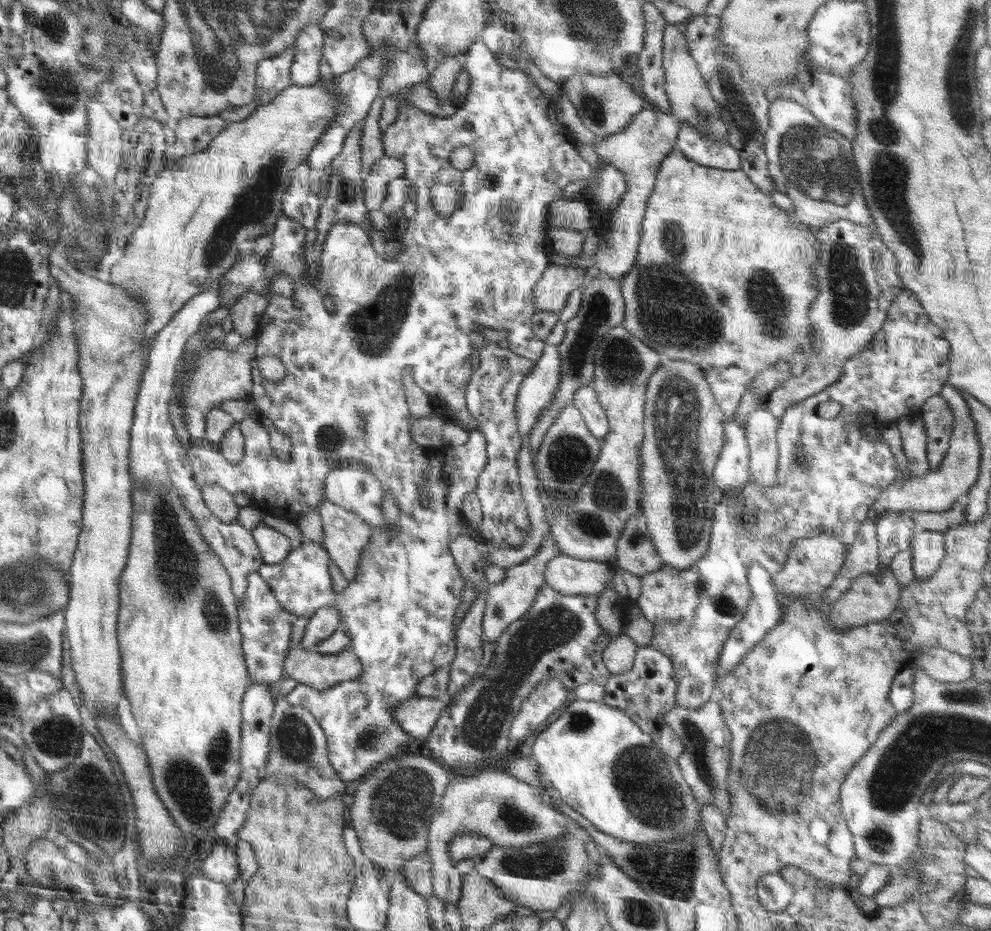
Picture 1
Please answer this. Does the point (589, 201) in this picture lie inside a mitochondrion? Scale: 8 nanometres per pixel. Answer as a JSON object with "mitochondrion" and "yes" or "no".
{"mitochondrion":"no"}

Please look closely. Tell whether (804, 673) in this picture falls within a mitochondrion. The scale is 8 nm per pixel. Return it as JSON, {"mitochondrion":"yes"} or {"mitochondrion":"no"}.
{"mitochondrion":"no"}

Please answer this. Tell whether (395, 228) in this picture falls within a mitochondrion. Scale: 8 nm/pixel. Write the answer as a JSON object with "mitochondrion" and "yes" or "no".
{"mitochondrion":"no"}

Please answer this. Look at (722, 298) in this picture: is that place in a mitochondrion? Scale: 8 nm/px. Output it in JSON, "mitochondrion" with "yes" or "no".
{"mitochondrion":"yes"}

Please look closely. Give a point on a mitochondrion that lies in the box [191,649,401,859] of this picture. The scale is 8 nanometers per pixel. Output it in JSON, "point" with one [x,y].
{"point":[294,741]}

